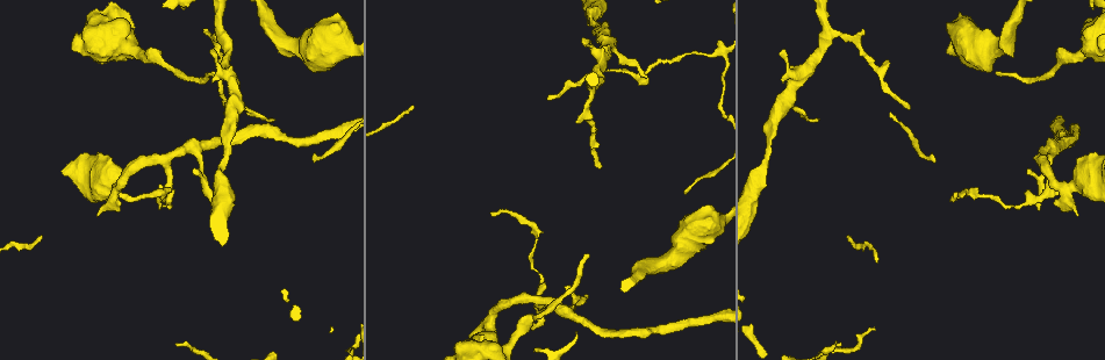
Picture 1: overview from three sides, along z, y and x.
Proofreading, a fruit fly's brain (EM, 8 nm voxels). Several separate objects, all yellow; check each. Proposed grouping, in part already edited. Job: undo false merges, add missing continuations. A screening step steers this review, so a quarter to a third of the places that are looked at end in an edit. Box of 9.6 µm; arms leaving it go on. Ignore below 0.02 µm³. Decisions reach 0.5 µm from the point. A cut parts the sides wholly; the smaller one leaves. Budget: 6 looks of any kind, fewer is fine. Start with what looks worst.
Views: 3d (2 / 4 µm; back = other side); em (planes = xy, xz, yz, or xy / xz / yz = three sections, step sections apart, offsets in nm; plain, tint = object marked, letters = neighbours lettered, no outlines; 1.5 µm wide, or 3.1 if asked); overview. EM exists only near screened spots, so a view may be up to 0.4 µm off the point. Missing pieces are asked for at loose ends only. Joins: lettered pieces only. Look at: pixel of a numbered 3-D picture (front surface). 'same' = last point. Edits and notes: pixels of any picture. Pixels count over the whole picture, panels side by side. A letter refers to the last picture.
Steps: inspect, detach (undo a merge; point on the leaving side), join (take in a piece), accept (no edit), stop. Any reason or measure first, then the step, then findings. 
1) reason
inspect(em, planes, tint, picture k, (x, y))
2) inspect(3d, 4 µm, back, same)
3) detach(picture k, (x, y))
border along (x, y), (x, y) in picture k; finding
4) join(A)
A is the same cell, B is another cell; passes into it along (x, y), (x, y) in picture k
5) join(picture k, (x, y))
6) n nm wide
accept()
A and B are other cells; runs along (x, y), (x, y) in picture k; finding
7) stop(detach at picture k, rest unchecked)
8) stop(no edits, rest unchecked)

thin end
inspect(em, xz, step 4, tint, picture 1, (997, 72))

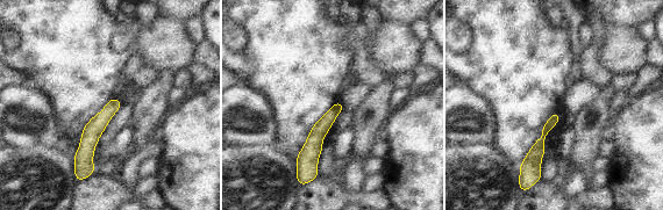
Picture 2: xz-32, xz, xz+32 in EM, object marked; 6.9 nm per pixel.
another direction
inspect(em, planes, tint, same)

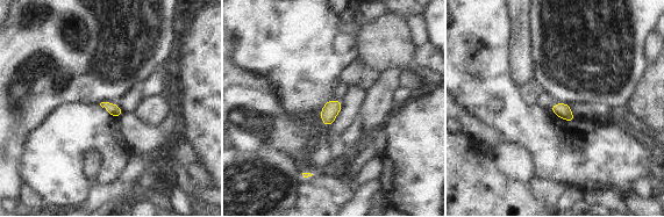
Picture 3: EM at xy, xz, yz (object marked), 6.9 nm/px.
inspect(em, planes, letters, same)

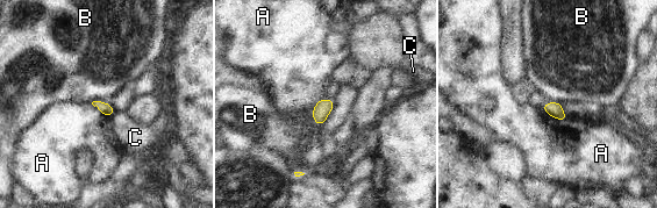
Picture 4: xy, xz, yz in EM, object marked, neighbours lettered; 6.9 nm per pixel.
A touches over 170 nm
accept()
A, B and C are other cells; border along (91, 102), (102, 101), (109, 104) in picture 4; no lettered piece goes on from it

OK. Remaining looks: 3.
inspect(3d, 4 µm, picture 1, (782, 50))

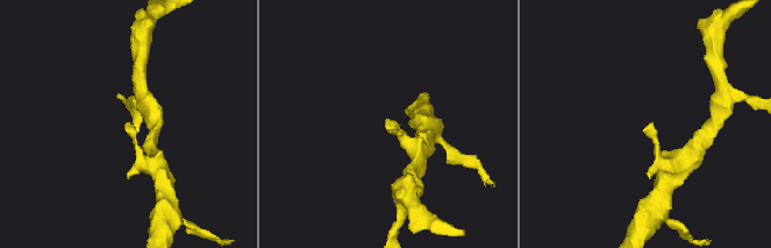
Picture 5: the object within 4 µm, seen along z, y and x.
inspect(em, yz, step 4, tint, picture 5, (388, 124))

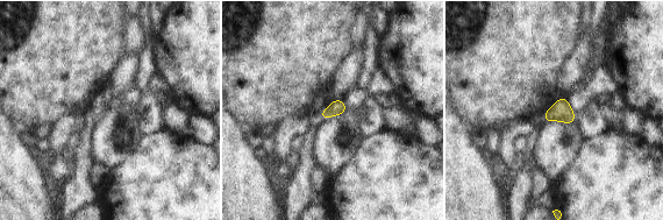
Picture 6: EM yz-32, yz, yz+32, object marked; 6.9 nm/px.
inspect(em, planes, letters, same)

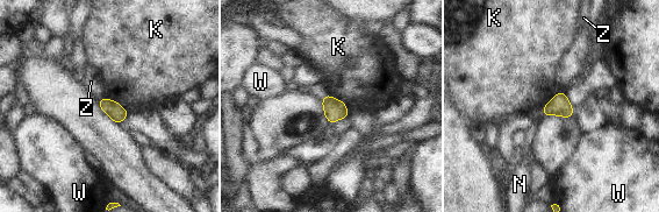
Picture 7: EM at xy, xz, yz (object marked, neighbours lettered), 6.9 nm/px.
accept()
K, N, W and Z are other cells; border along (102, 97), (116, 100), (129, 112) in picture 7; no lettered piece goes on from it

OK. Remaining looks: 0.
stop(no edits, rest unchecked)

